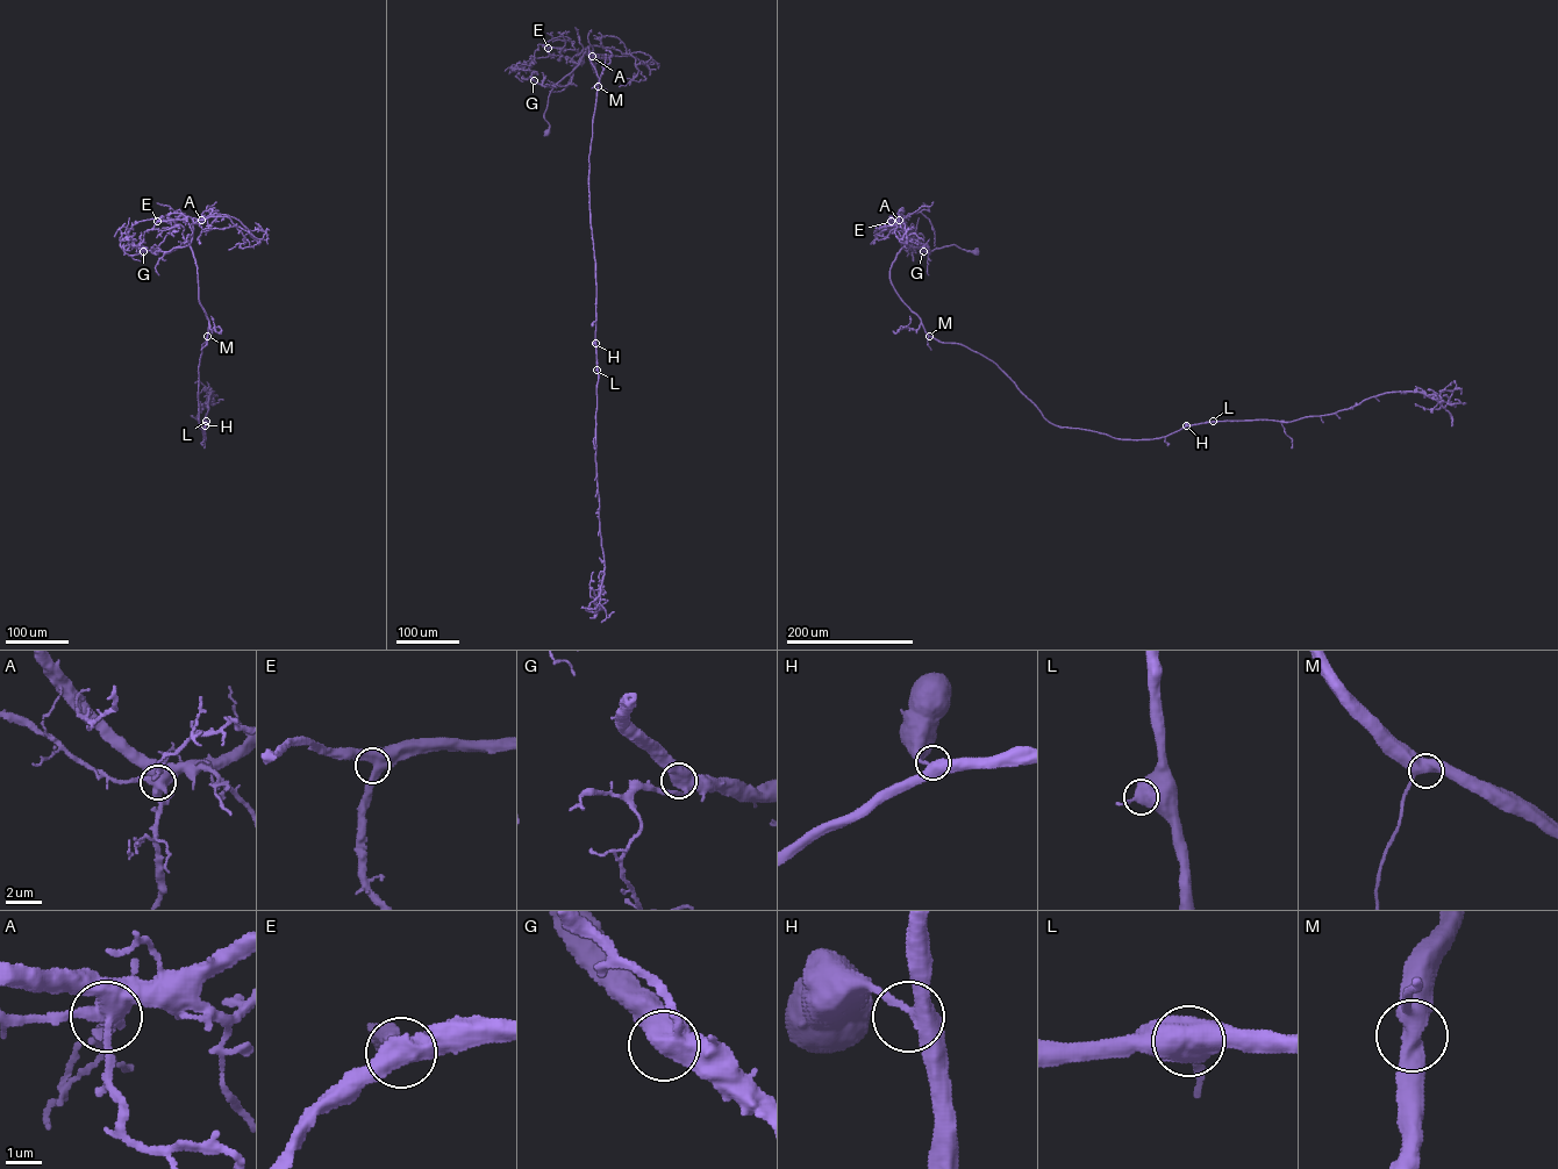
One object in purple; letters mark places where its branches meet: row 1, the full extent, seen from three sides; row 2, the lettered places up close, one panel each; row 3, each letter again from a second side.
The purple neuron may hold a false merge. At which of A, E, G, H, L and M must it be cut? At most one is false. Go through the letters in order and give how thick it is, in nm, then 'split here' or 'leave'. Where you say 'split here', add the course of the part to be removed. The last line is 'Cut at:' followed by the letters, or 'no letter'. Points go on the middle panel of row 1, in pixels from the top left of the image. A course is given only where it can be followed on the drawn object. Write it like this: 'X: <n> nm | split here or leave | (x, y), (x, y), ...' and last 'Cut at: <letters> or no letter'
A: 550 nm | split here
E: 480 nm | leave
G: 550 nm | leave
H: 440 nm | leave
L: 480 nm | leave
M: 480 nm | leave
Cut at: A

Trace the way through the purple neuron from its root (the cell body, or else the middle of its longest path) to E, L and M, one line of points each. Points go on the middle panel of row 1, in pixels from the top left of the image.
E: (547, 133), (549, 124), (544, 114), (550, 91), (583, 62), (574, 50), (548, 48)
L: (547, 133), (549, 124), (544, 114), (550, 91), (579, 63), (587, 47), (599, 78), (588, 180), (597, 370)
M: (547, 133), (549, 124), (544, 114), (550, 91), (579, 63), (587, 47), (590, 62), (599, 78), (598, 86)

